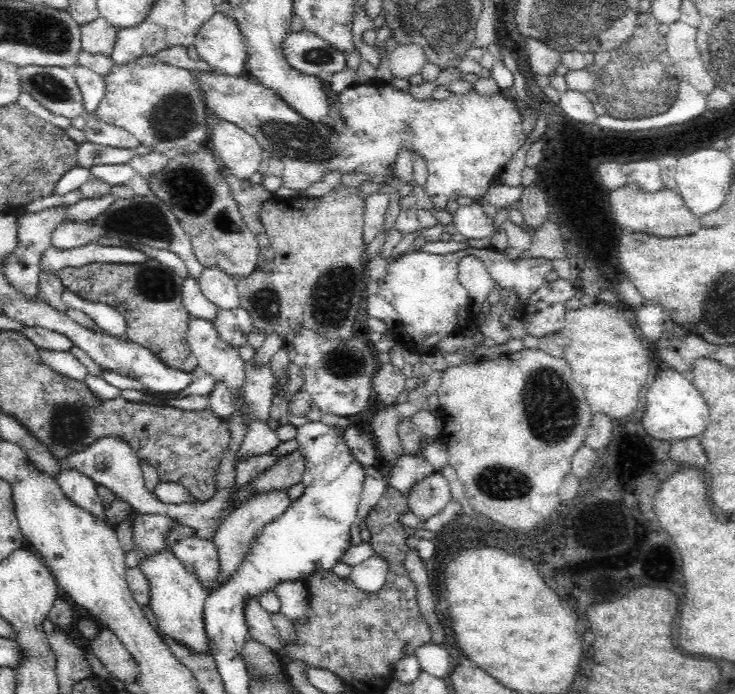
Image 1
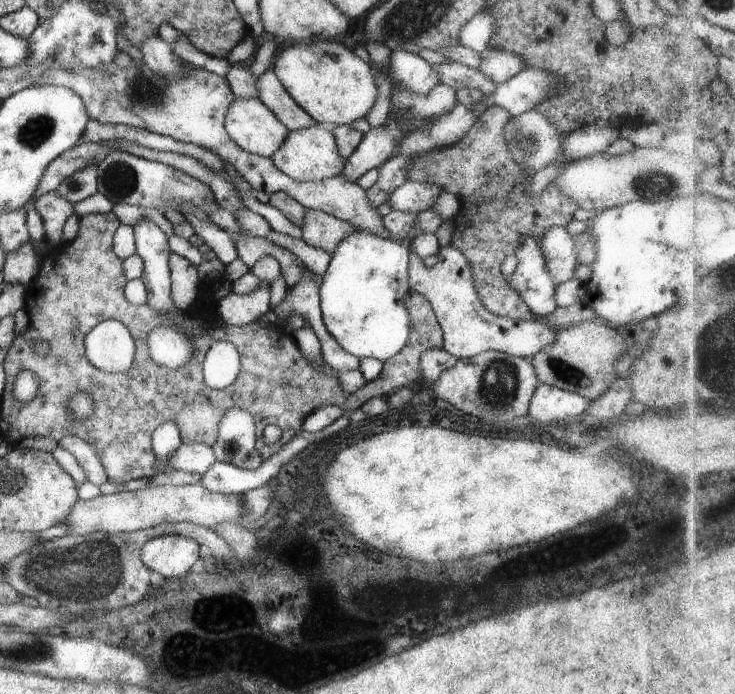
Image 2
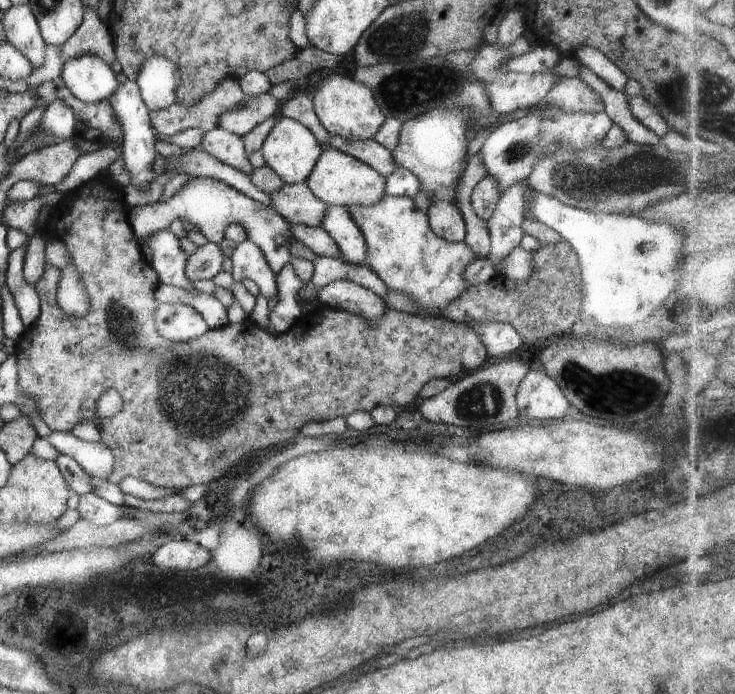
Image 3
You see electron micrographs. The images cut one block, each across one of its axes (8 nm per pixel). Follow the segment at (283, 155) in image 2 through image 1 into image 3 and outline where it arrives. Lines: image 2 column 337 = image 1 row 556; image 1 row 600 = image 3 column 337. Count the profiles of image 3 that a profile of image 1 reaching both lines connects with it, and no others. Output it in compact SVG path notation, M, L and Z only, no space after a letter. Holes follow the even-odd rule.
M333 148L323 149L304 184L321 202L331 206L371 205L384 196L385 177L359 160Z

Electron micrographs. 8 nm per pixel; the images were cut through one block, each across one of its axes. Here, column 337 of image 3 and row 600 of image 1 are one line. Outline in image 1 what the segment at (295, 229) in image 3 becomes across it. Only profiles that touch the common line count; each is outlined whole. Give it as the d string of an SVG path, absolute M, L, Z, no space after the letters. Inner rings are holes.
M258 600L248 602L245 609L247 635L250 639L270 647L275 653L284 652L285 643L281 640L279 632L270 620L270 613L266 611Z

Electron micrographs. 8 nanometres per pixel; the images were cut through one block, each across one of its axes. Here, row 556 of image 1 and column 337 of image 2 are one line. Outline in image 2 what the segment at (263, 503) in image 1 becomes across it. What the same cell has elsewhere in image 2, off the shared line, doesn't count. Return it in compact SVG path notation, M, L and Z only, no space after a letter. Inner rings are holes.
M306 209L300 229L300 237L306 243L325 249L329 254L339 240L356 230L352 224L315 209Z

